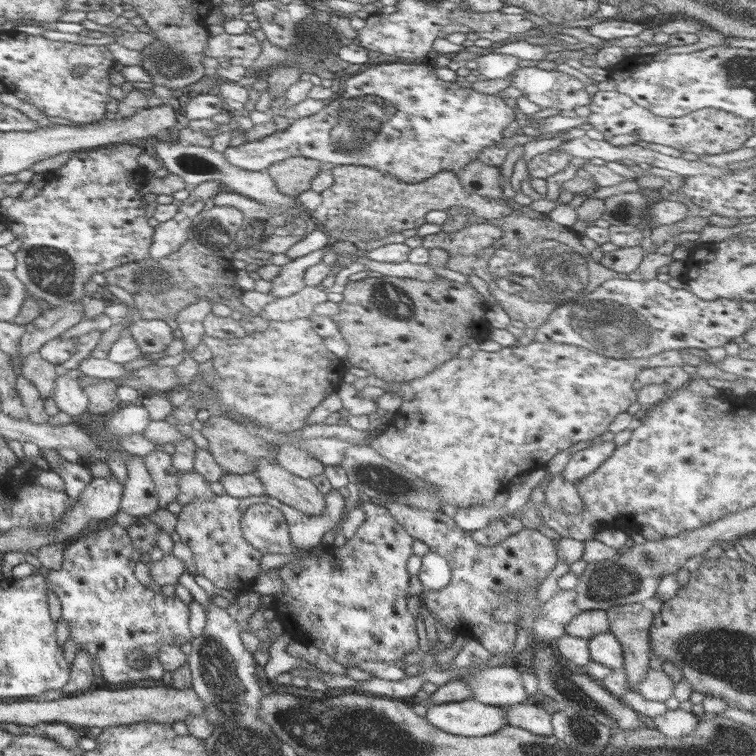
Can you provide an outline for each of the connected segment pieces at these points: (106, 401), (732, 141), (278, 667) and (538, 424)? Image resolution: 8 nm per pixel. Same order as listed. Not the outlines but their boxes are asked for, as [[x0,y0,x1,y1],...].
[[82,380,123,416],[583,90,753,156],[263,632,324,681],[369,340,683,508]]

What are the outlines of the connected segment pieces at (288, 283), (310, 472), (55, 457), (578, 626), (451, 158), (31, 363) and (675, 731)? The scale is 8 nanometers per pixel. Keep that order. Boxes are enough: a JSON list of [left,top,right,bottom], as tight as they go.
[[268,246,328,298],[275,443,324,479],[39,448,92,501],[564,610,609,641],[222,62,515,184],[19,352,59,398],[648,710,697,738]]

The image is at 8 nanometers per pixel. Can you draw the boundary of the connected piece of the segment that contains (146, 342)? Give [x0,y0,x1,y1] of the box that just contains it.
[125,319,176,354]

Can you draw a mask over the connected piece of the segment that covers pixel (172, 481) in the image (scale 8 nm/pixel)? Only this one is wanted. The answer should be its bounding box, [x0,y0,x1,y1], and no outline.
[143,448,180,508]

